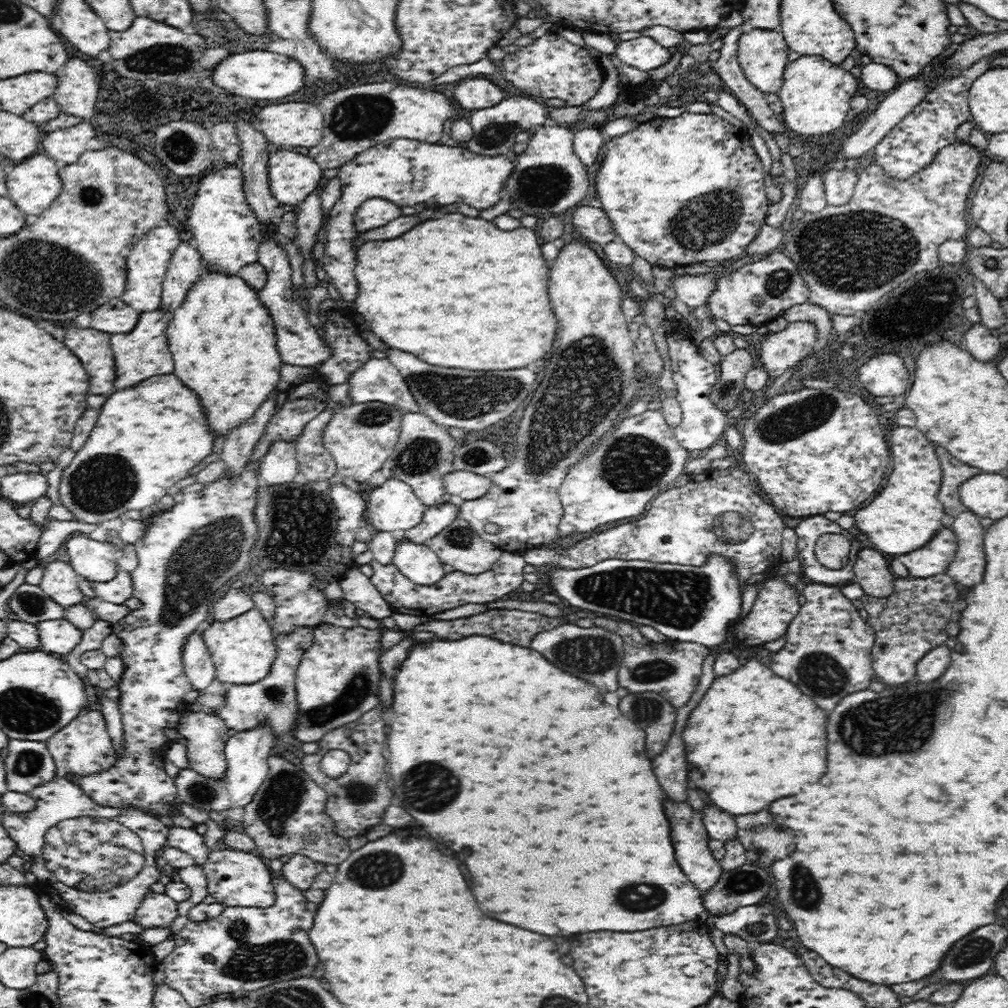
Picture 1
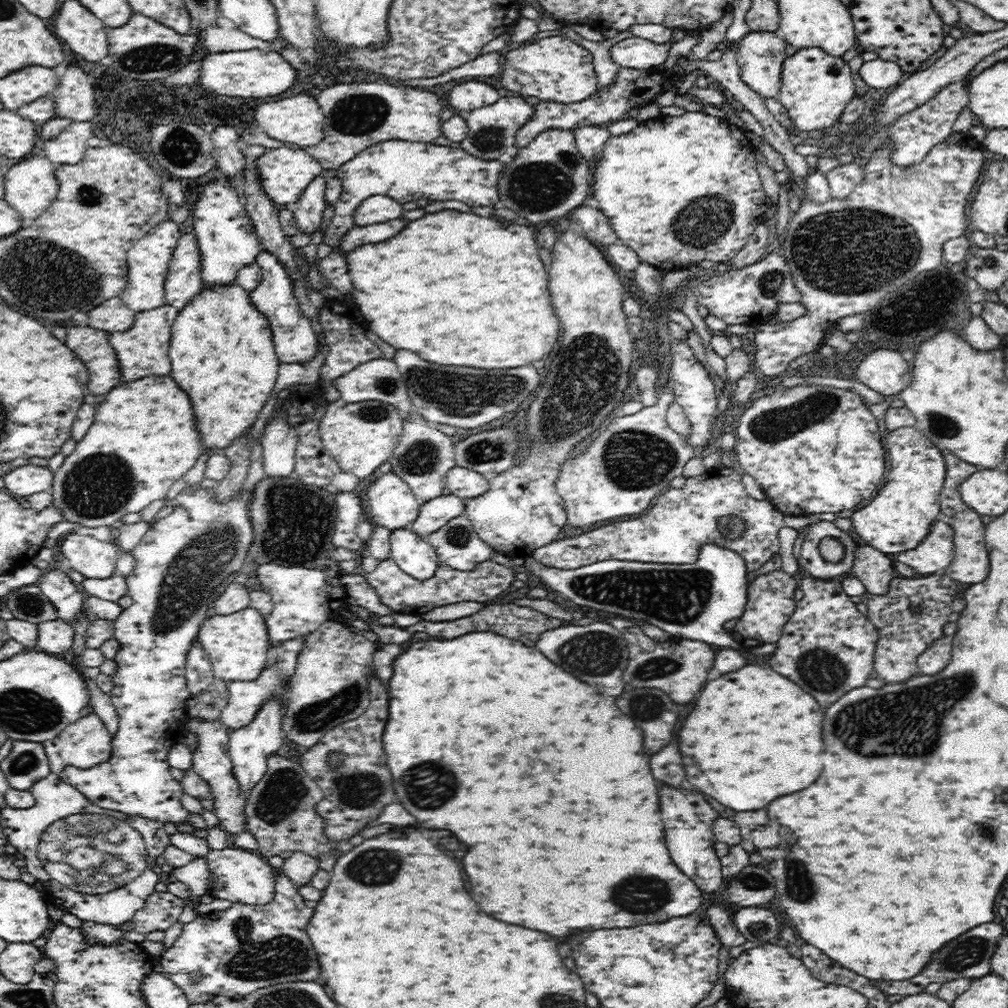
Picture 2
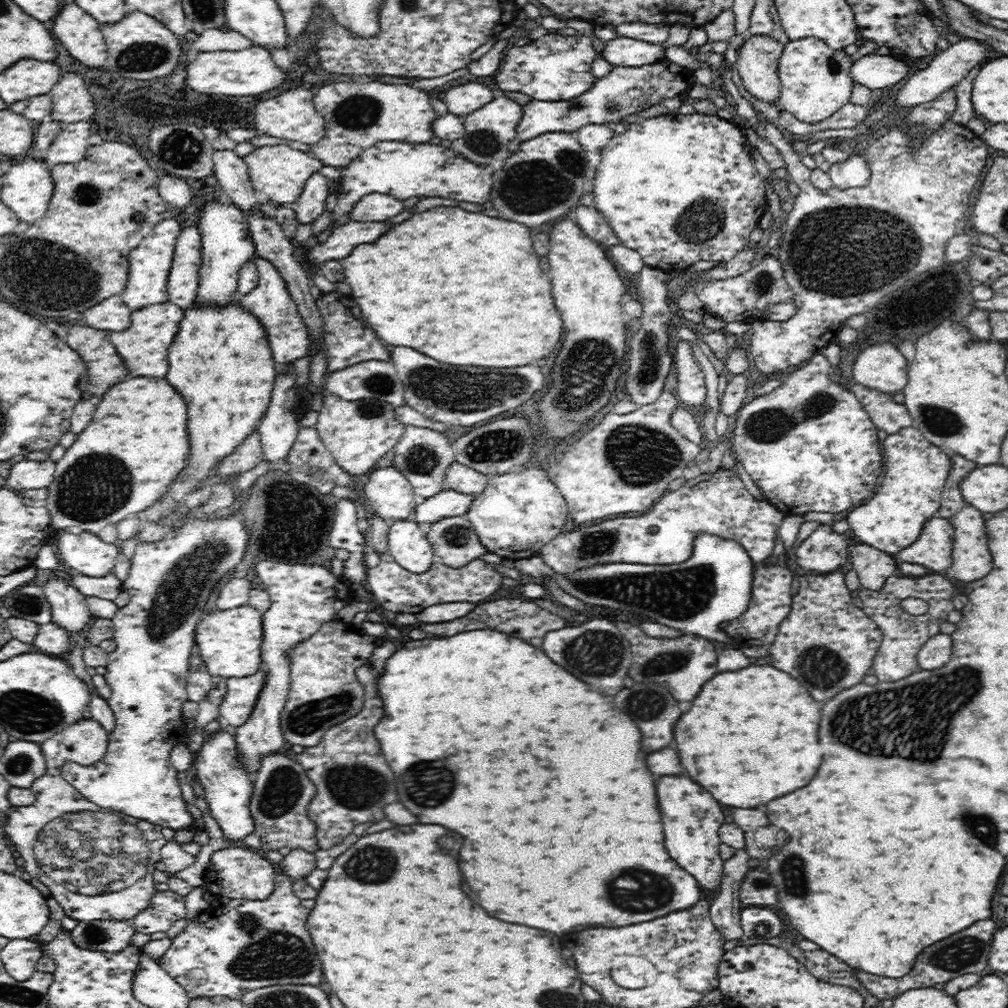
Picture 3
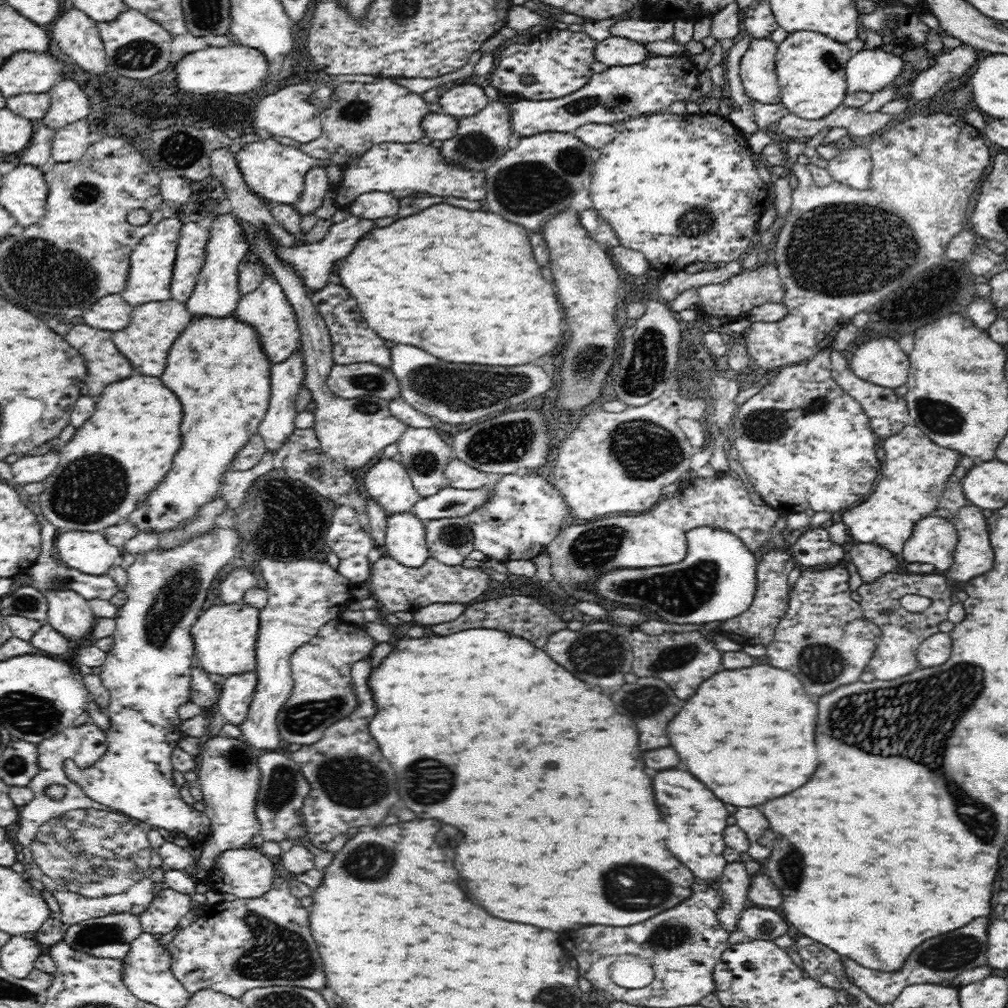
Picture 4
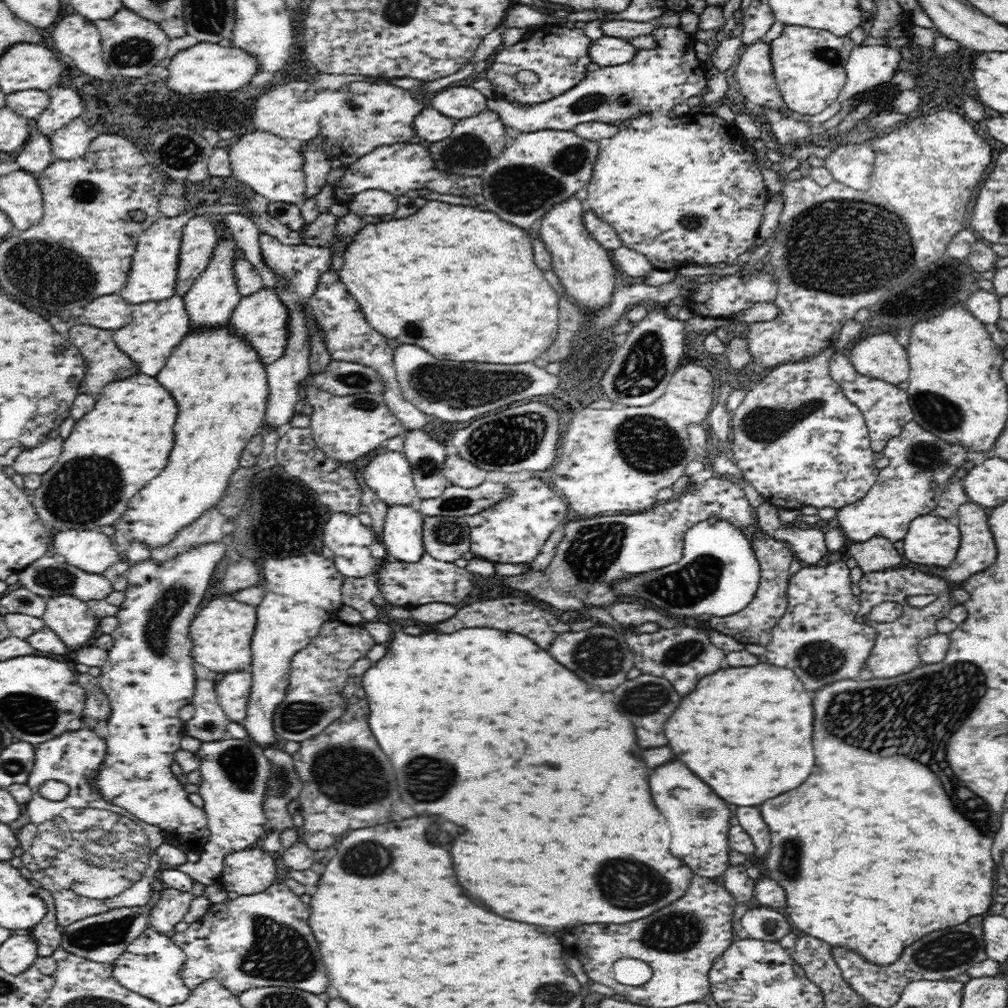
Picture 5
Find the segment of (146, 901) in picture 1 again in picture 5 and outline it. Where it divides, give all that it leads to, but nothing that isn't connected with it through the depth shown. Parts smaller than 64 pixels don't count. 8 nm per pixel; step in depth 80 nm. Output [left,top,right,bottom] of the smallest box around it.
[148,888,192,932]

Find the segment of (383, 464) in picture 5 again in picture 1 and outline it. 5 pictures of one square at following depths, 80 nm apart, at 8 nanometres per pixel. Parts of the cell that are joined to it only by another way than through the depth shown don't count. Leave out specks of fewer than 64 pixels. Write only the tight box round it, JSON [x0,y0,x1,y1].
[366,479,428,536]

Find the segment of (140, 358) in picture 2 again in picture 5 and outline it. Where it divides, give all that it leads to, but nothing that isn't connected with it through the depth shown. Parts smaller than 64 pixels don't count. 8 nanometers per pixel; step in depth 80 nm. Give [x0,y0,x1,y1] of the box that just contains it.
[114,295,191,376]

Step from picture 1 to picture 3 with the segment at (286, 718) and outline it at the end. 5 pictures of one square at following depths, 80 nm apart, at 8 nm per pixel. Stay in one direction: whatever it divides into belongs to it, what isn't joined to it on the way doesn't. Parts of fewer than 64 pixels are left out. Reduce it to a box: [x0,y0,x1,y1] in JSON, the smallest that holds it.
[220,670,267,726]

